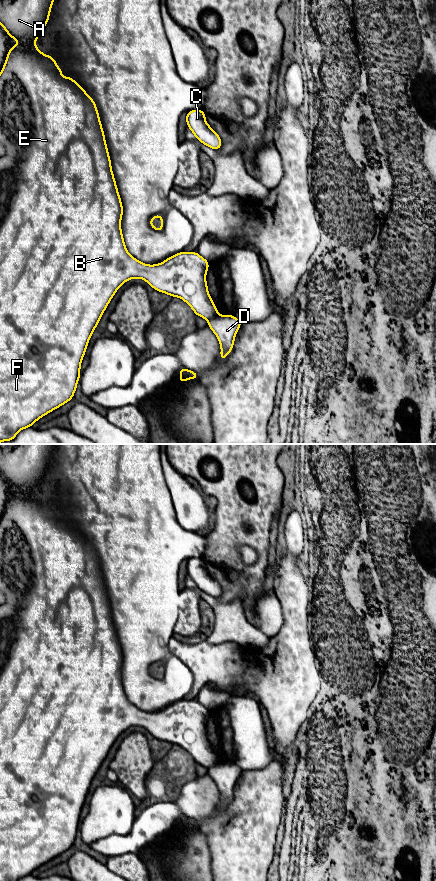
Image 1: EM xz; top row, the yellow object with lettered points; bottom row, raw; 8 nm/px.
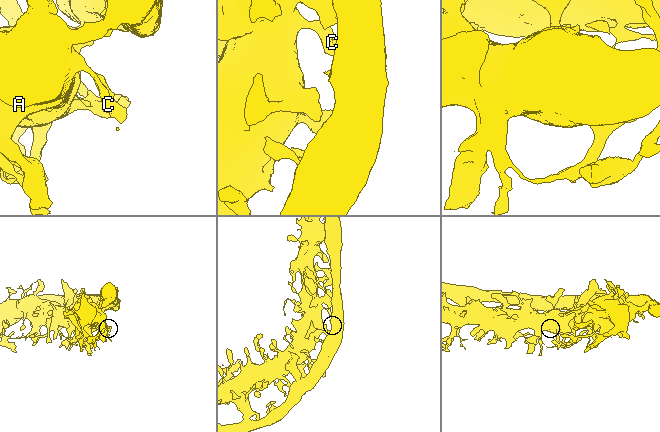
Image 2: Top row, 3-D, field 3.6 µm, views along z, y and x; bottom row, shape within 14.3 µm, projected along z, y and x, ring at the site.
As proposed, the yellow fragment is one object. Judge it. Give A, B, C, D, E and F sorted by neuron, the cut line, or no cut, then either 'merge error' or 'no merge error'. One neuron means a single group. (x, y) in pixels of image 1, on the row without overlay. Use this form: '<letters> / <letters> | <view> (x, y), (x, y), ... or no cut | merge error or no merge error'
A B C E F / D | xz (218, 763), (208, 769) | merge error

